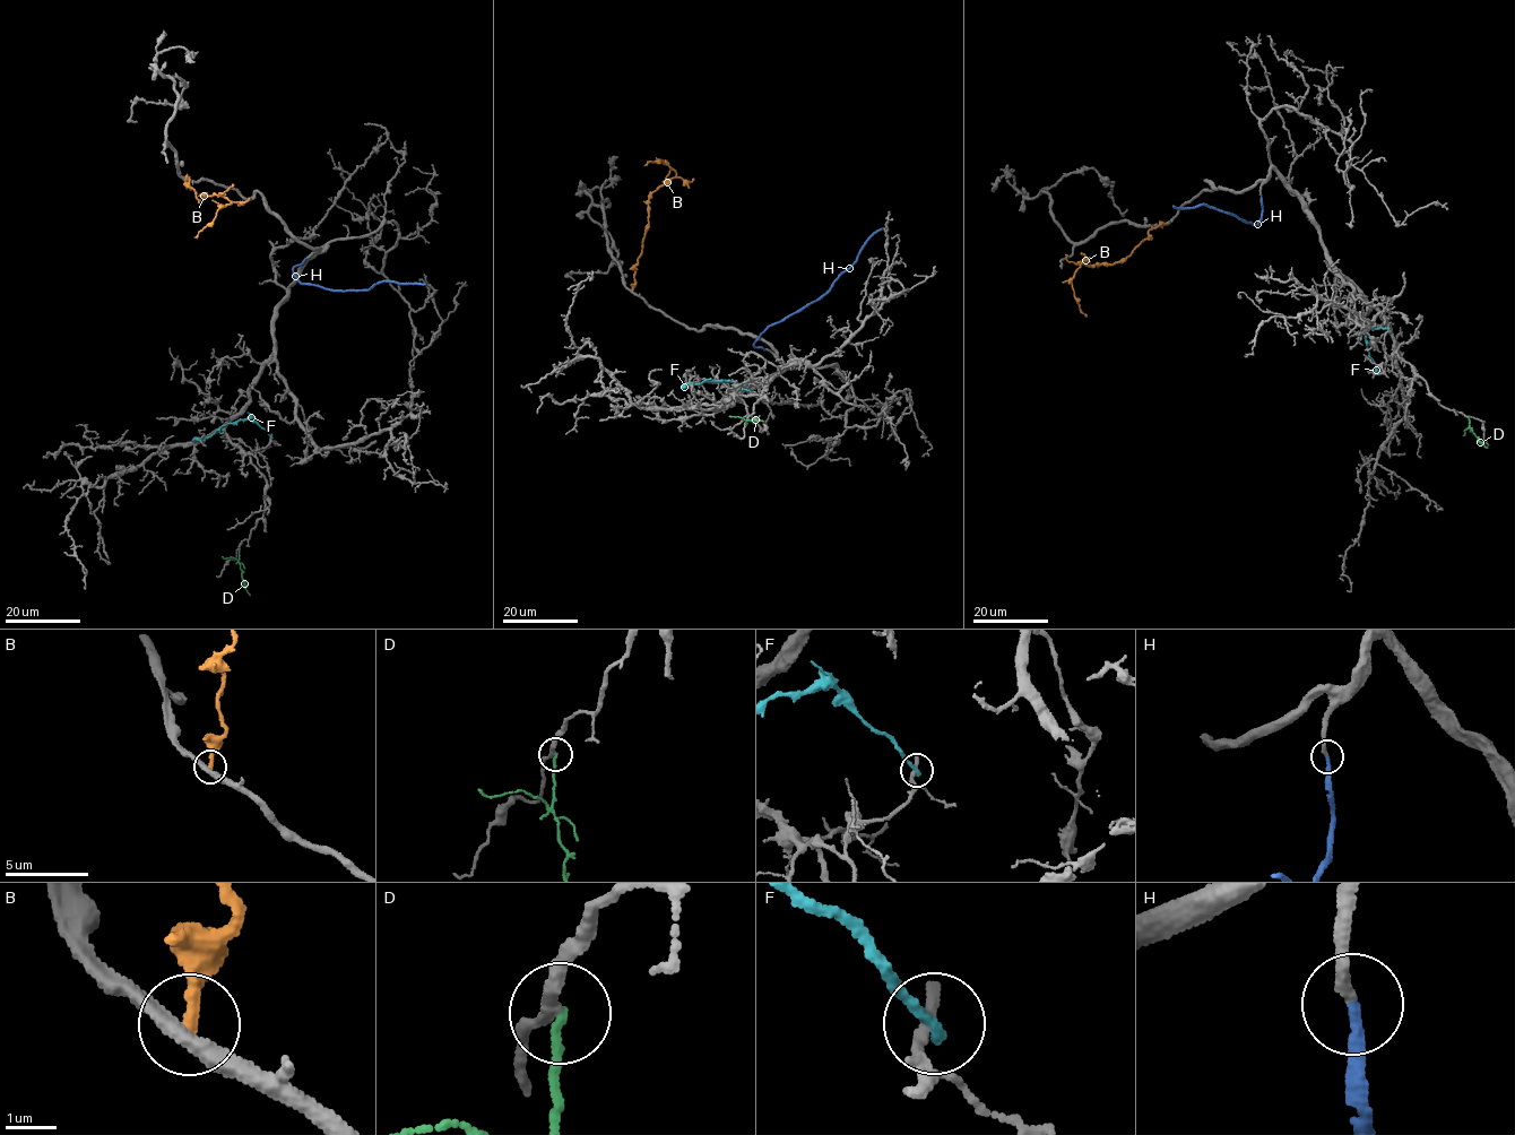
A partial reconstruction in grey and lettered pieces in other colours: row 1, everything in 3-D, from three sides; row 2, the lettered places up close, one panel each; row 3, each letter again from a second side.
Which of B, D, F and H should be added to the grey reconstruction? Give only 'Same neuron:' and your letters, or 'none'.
Same neuron: H

